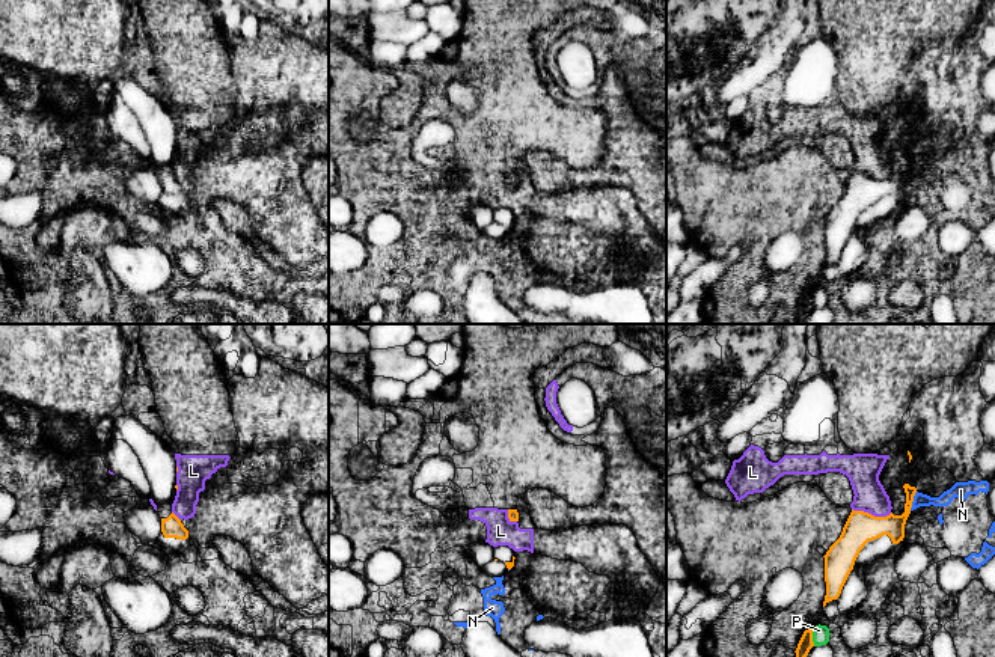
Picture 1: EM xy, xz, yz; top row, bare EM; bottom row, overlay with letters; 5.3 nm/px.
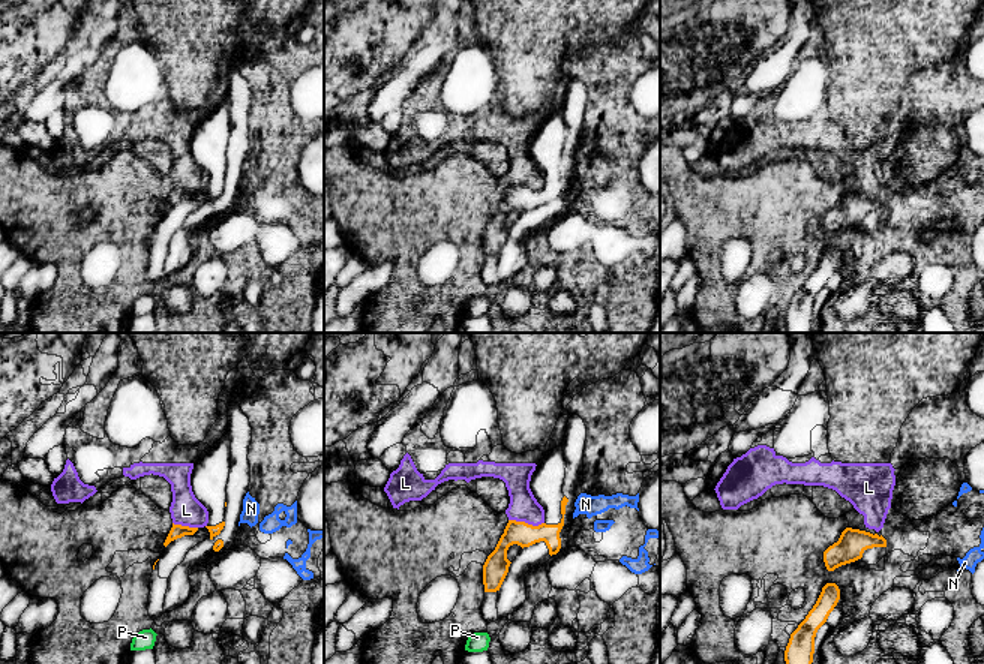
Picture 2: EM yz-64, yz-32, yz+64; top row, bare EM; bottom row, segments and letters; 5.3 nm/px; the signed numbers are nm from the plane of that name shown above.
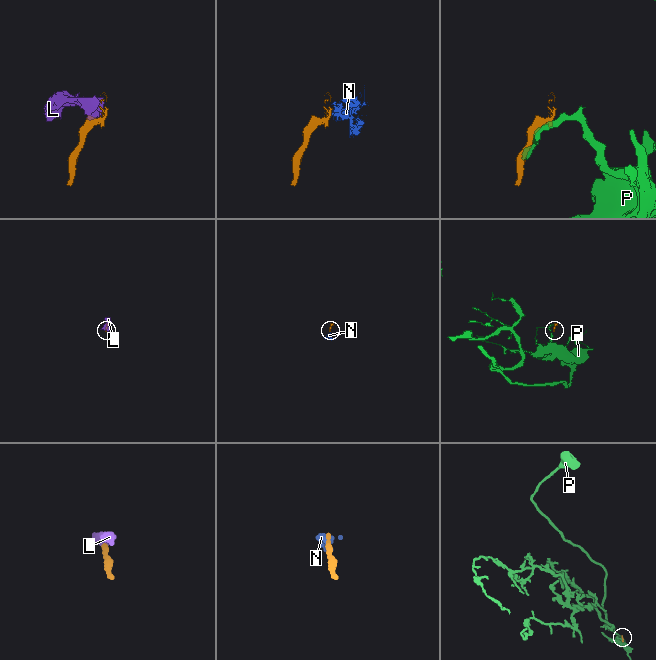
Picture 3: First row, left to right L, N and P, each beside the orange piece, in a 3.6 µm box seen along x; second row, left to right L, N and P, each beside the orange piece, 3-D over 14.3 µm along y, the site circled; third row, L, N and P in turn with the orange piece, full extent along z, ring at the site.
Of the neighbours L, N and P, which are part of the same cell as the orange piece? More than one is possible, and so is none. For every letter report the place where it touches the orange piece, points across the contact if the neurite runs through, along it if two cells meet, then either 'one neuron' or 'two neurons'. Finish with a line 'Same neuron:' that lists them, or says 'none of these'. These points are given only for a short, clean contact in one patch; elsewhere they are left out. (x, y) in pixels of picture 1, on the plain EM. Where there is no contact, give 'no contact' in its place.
L: contact yz (870, 177); border yz (852, 171), (875, 178), (888, 178), (891, 175); two neurons
N: contact yz (912, 163); border yz (917, 154), (909, 172); two neurons
P: contact yz (811, 299); border yz (814, 290), (813, 308); two neurons
Same neuron: none of these

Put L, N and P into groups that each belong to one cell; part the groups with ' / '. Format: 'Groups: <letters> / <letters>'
Groups: L N / P

